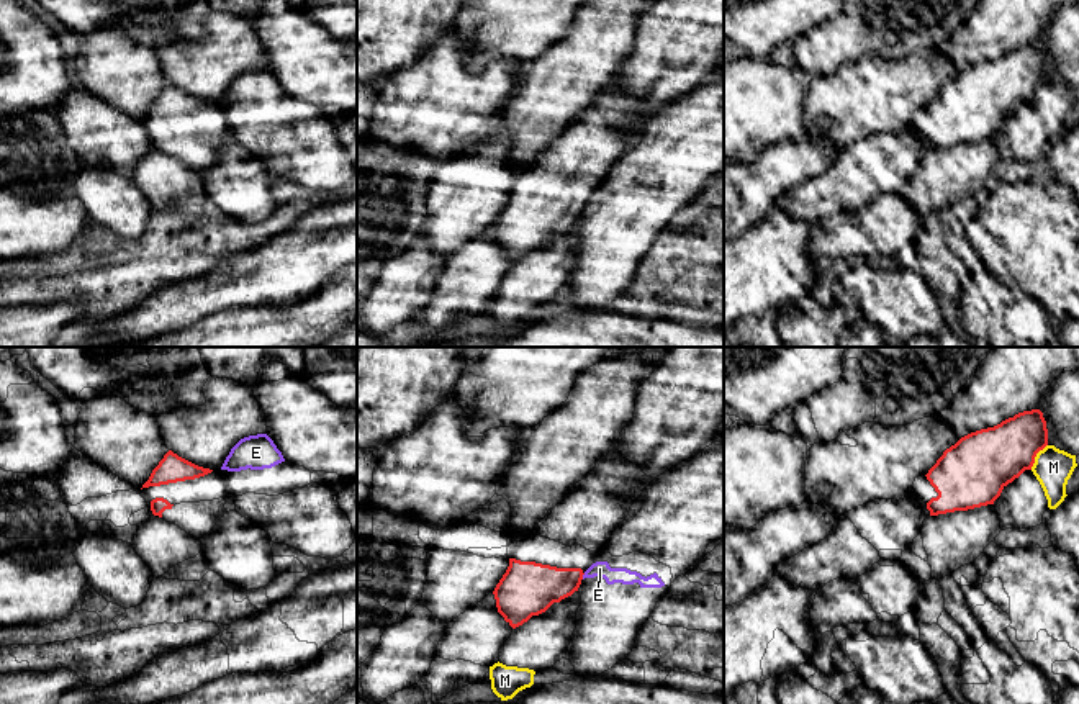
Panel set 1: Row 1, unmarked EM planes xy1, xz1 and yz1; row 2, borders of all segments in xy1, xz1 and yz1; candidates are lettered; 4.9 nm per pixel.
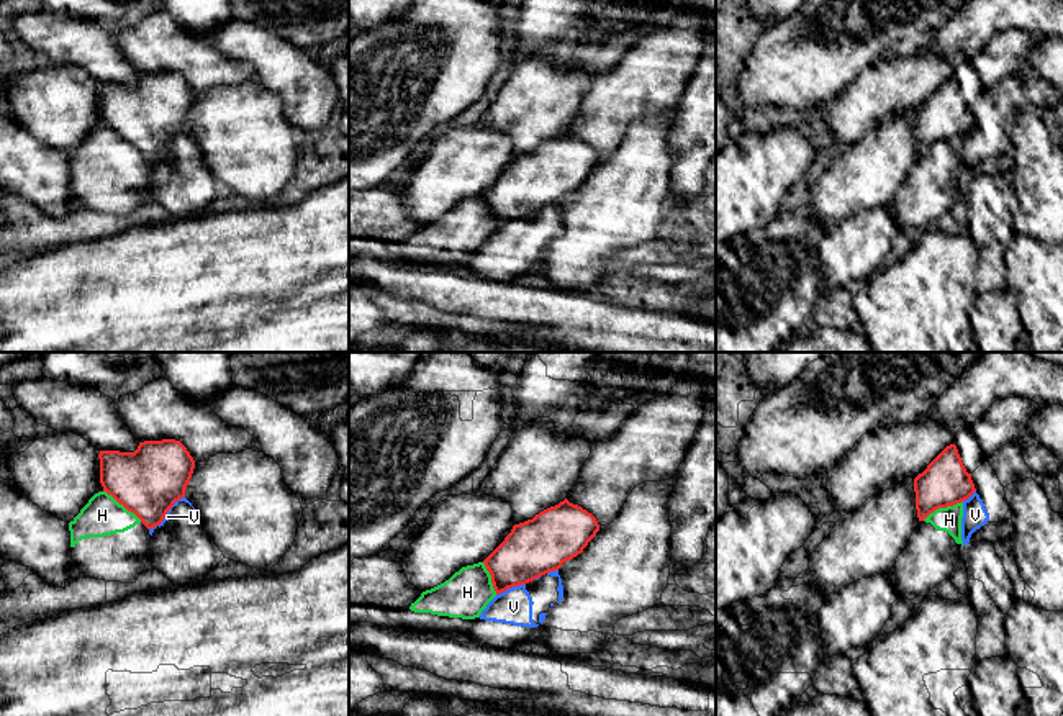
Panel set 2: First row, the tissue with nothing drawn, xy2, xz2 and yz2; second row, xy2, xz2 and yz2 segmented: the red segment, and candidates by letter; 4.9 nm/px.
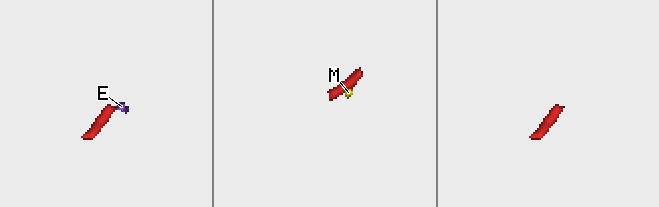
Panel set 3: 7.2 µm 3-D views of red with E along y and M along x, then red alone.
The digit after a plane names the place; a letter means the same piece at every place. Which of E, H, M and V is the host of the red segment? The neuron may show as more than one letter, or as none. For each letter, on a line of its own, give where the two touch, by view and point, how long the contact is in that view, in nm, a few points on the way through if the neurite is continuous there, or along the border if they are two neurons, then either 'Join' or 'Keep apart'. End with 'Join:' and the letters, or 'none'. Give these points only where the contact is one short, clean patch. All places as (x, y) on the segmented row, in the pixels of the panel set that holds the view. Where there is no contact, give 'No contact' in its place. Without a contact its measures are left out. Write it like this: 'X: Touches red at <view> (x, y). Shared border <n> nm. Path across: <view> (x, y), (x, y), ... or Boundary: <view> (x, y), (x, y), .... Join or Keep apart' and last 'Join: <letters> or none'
E: Touches red at xz1 (582, 577). Shared border 40 nm. Boundary: xz1 (585, 573), (582, 578). Keep apart
H: Touches red at xy2 (123, 505). Shared border 240 nm. Boundary: xy2 (104, 490), (141, 521). Keep apart
M: Touches red at yz1 (1035, 455). Shared border 150 nm. Boundary: yz1 (1047, 444), (1037, 454), (1030, 469). Keep apart
V: Touches red at xz2 (510, 587). Shared border 160 nm. Boundary: xz2 (524, 584), (508, 587), (497, 595). Keep apart
Join: none

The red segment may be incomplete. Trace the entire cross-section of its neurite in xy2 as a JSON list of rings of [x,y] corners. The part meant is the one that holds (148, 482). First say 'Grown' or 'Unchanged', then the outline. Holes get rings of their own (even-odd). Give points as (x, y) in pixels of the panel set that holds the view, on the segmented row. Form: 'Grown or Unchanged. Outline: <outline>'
Unchanged. Outline: [[[175,439],[144,441],[134,452],[100,451],[100,483],[141,523],[159,526],[185,496],[195,460]]]

